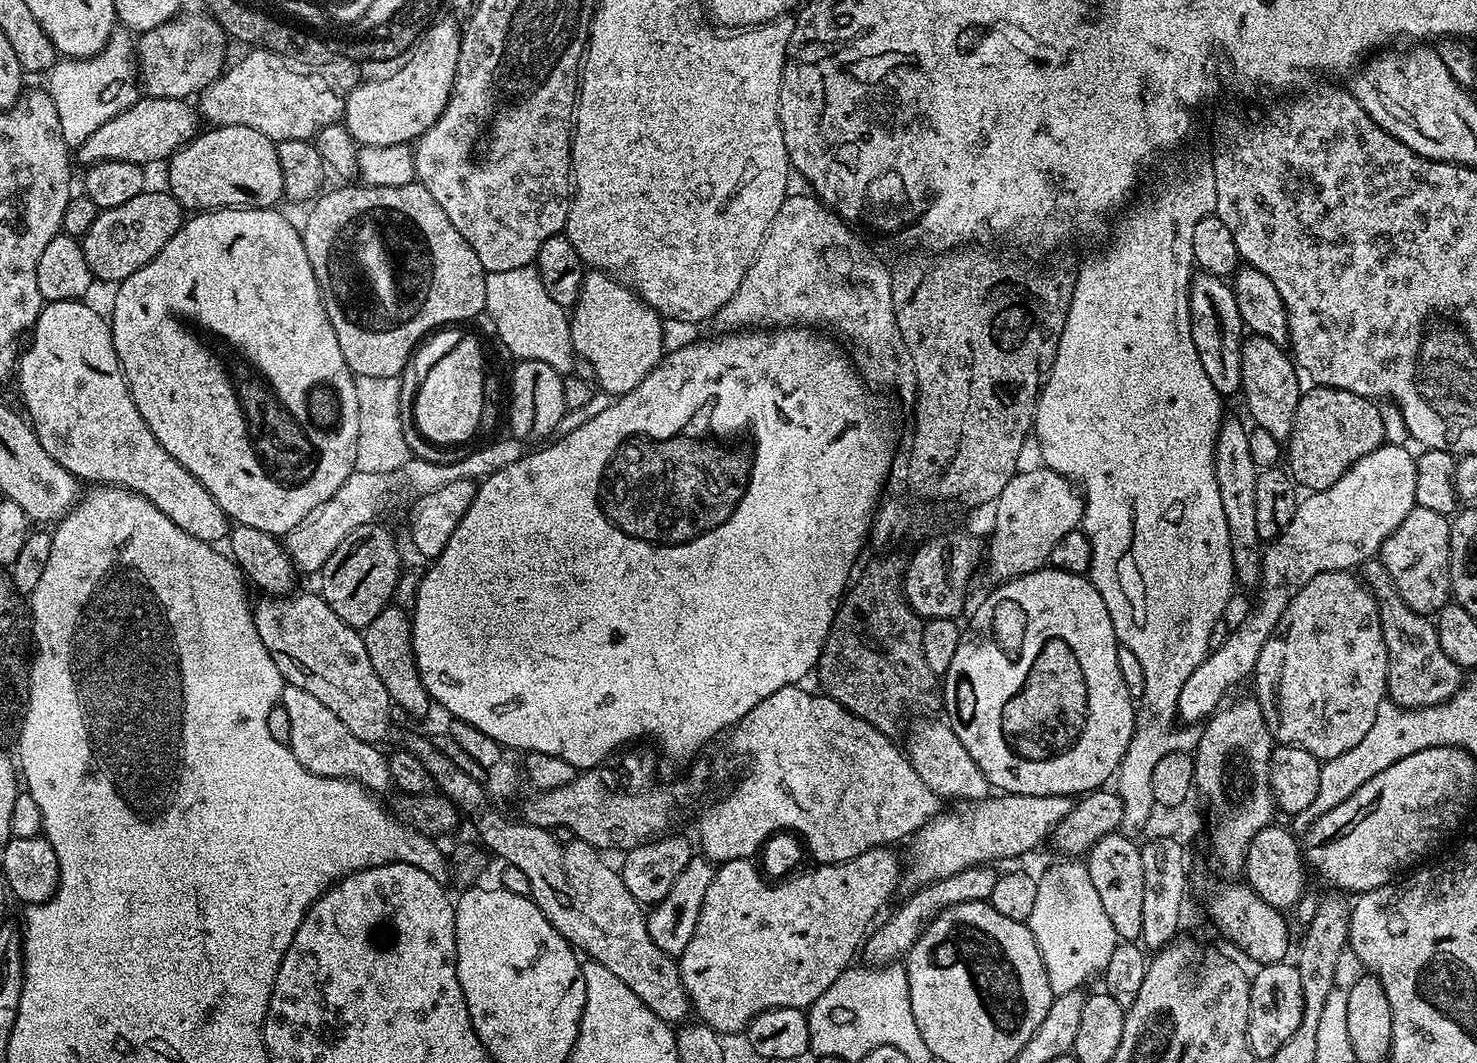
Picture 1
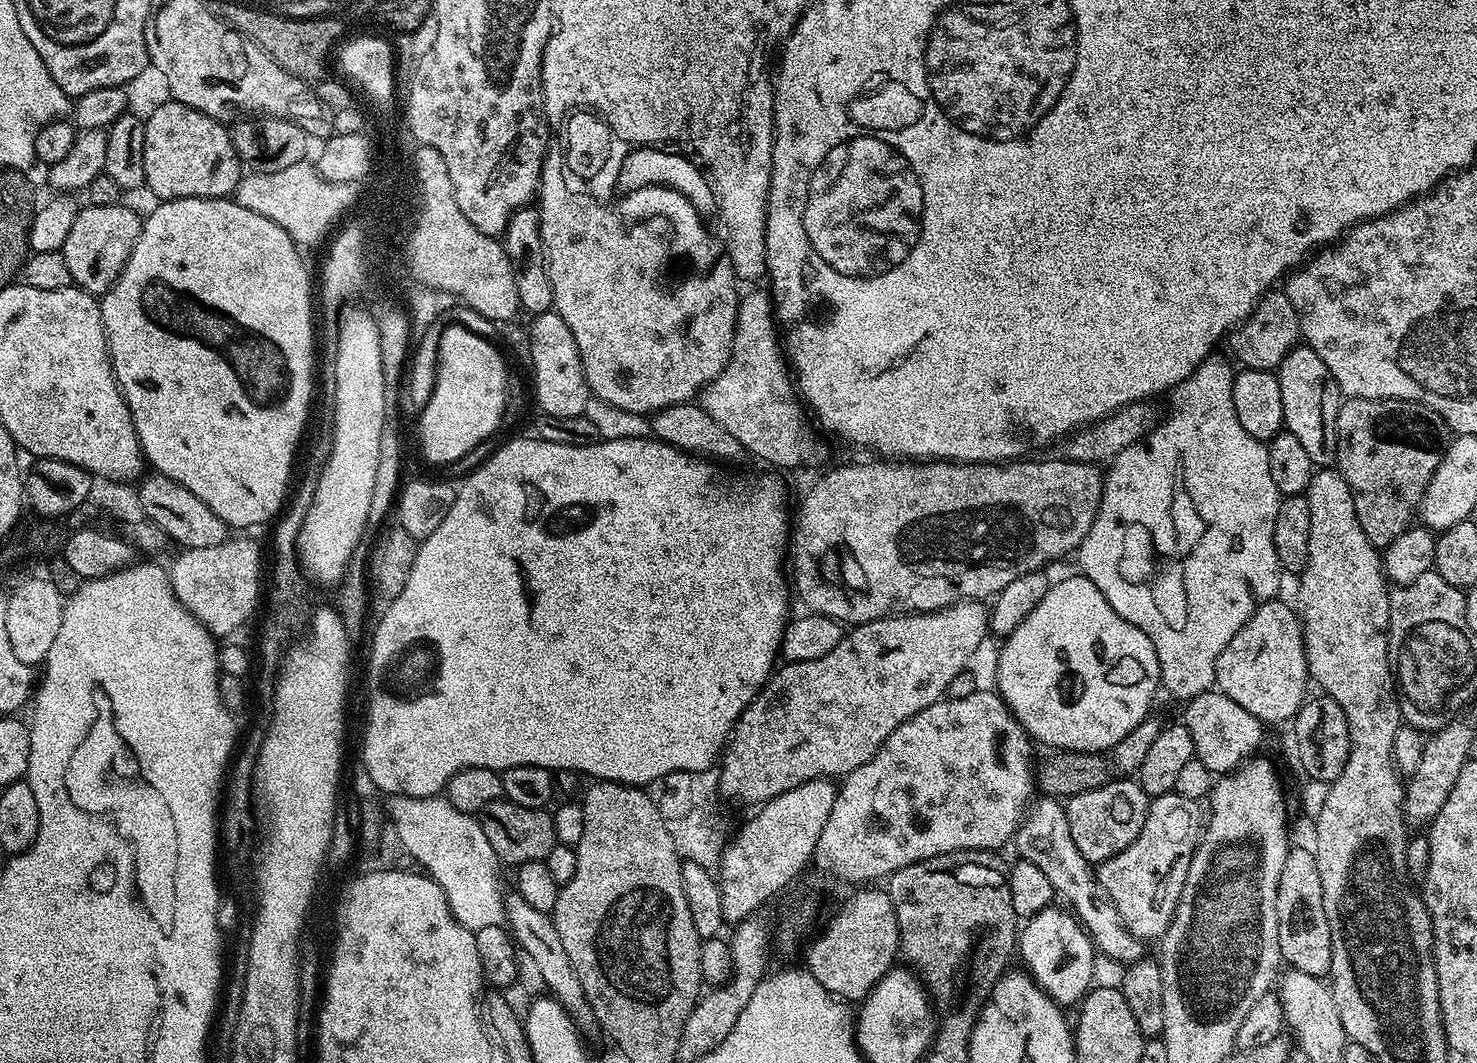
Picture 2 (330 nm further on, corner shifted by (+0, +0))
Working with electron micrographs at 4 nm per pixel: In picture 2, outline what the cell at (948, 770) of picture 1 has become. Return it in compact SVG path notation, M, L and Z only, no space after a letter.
M1040 798L1029 807L1025 817L1016 829L1014 845L1016 856L1022 860L1034 862L1042 874L1046 874L1053 893L1065 900L1063 903L1074 913L1077 920L1083 924L1089 938L1101 957L1109 956L1117 960L1120 966L1127 966L1136 960L1145 959L1145 941L1139 940L1124 928L1122 918L1118 914L1118 906L1102 890L1096 880L1093 865L1082 858L1082 850L1074 846L1074 837L1070 834L1070 822L1064 813L1065 805L1056 798Z

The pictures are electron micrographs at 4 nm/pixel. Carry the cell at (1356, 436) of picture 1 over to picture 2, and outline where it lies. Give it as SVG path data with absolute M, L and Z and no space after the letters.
M1348 398L1340 405L1336 433L1336 464L1354 494L1358 526L1362 526L1374 547L1383 550L1413 523L1430 478L1444 457L1450 429L1425 404Z

